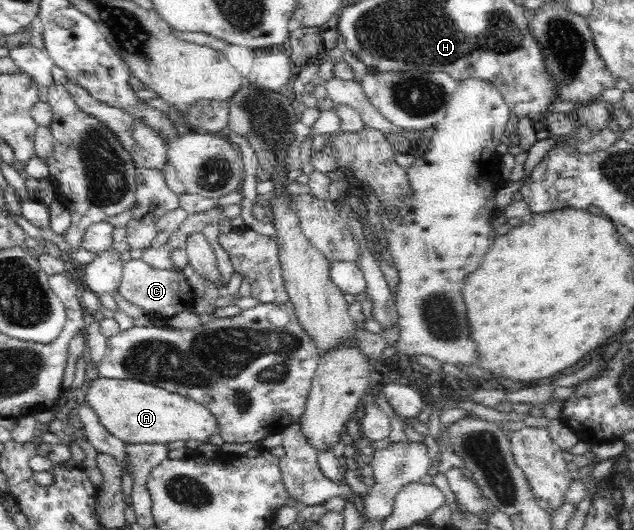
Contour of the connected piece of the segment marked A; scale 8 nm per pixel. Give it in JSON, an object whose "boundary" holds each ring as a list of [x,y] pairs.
{"boundary":[[[99,376],[87,383],[79,396],[97,414],[103,429],[125,444],[167,444],[175,440],[209,443],[211,436],[219,432],[217,419],[205,406],[139,380]]]}

